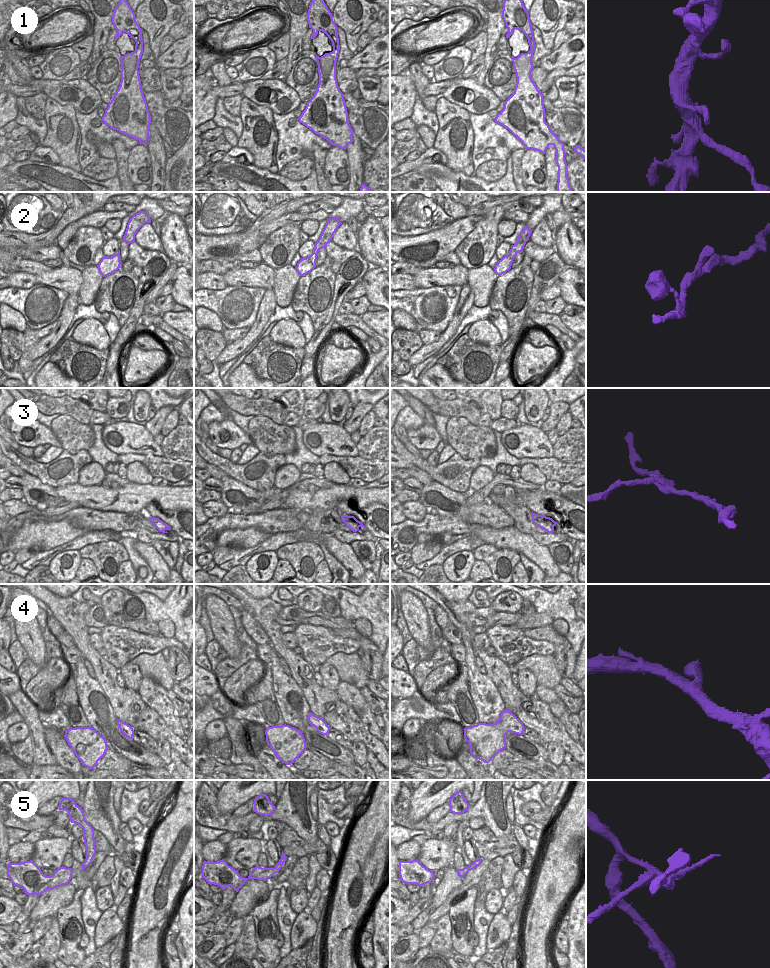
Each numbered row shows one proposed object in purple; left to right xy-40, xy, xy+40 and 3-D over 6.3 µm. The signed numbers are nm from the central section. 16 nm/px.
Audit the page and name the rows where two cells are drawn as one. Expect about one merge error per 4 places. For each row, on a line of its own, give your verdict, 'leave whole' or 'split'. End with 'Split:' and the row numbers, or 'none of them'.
1: leave whole
2: leave whole
3: leave whole
4: leave whole
5: leave whole
Split: none of them

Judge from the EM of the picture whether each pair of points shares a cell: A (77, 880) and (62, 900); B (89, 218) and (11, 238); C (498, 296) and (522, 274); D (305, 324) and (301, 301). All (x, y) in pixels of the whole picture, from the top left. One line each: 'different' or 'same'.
A: different
B: same
C: same
D: different

